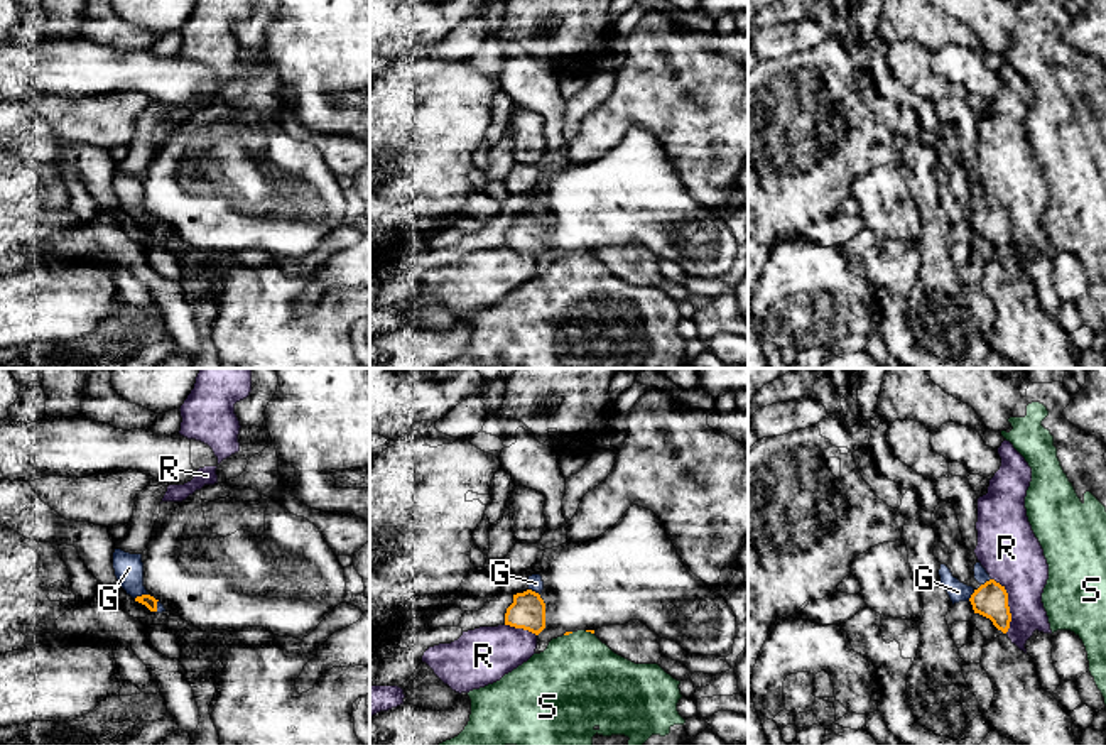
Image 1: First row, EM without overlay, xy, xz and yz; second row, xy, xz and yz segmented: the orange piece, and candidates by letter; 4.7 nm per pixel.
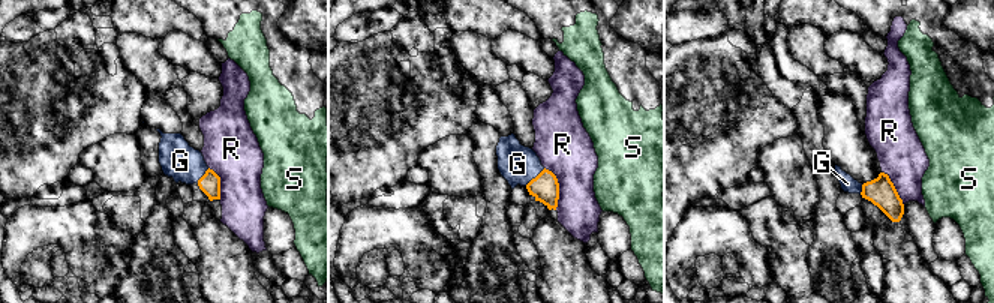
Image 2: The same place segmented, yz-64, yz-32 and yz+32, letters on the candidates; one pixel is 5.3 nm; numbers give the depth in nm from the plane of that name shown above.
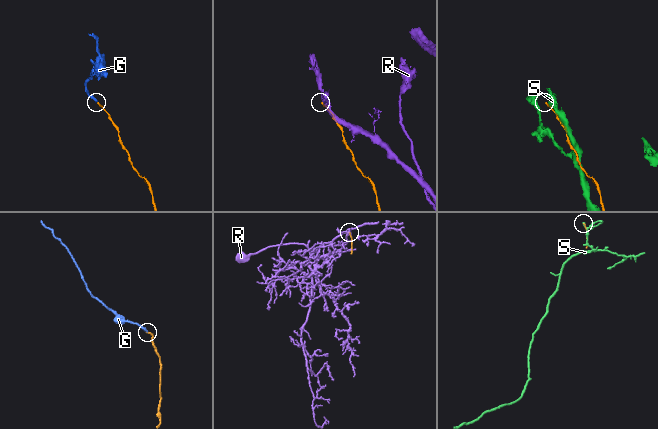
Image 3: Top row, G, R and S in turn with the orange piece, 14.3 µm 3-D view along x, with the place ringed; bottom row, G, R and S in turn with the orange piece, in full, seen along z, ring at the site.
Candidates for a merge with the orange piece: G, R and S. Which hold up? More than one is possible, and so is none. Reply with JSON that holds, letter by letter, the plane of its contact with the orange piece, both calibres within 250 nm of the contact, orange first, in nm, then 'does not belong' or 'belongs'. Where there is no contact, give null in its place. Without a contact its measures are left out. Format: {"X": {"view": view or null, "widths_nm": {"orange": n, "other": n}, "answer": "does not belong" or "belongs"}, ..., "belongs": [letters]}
{"G": {"view": "xy", "widths_nm": {"orange": 60, "other": 140}, "answer": "belongs"}, "R": {"view": "yz", "widths_nm": {"orange": 160, "other": 280}, "answer": "does not belong"}, "S": {"view": "xz", "widths_nm": {"orange": 20, "other": 440}, "answer": "does not belong"}, "belongs": ["G"]}

